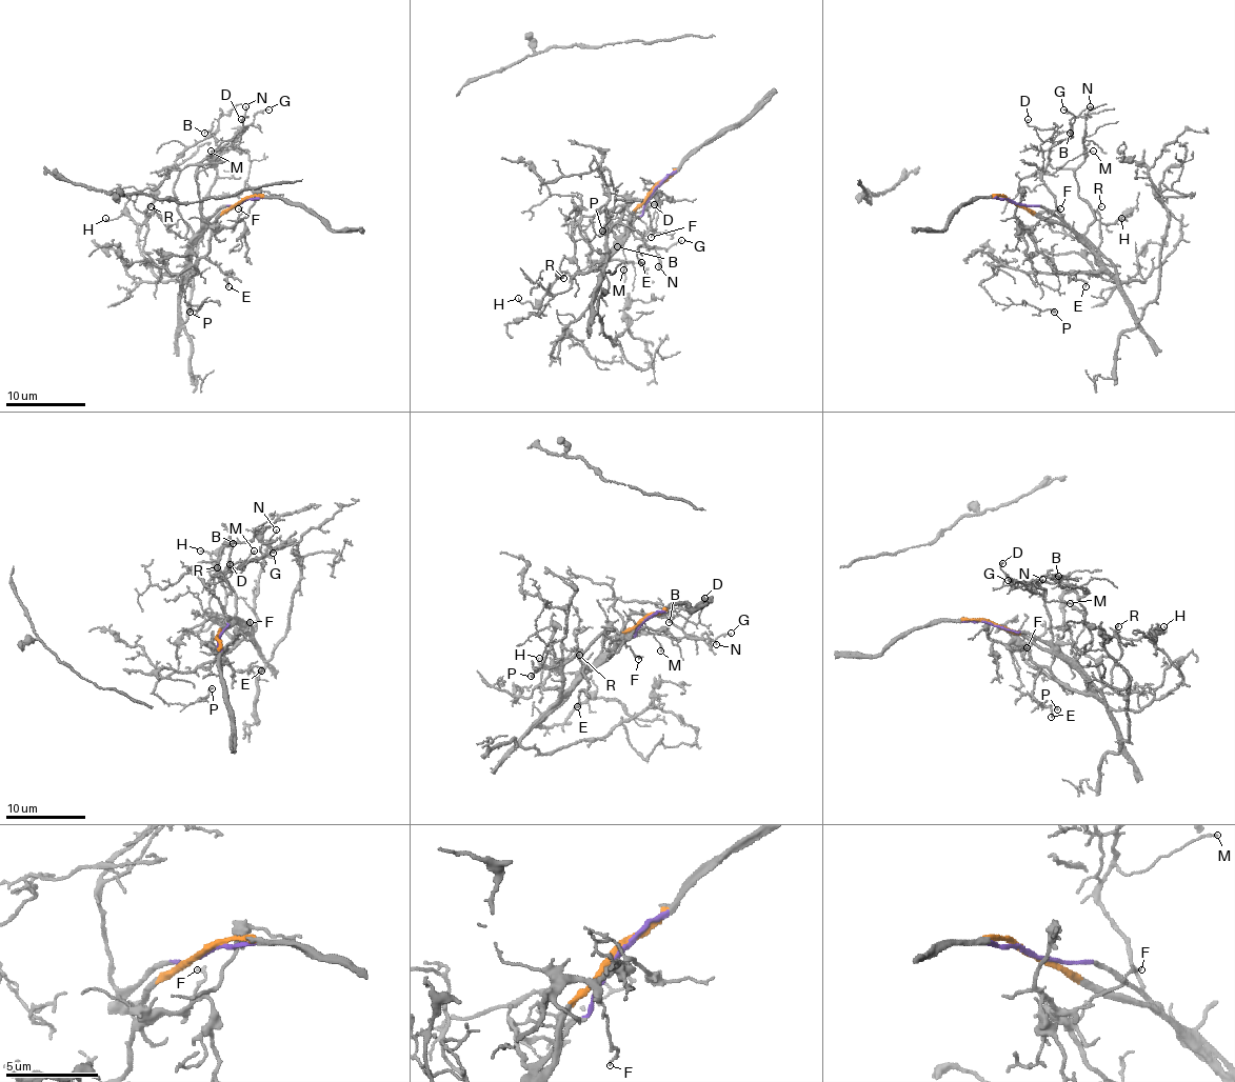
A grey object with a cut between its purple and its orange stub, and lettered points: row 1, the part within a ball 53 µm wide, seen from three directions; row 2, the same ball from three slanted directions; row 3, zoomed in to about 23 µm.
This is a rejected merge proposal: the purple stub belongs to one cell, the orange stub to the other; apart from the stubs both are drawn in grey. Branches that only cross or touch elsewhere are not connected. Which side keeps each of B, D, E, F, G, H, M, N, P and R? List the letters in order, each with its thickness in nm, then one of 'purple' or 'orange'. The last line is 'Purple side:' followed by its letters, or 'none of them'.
B: calibre 70 nm; purple
D: calibre 120 nm; purple
E: calibre 130 nm; orange
F: calibre 130 nm; orange
G: calibre 100 nm; purple
H: calibre 130 nm; orange
M: calibre 130 nm; purple
N: calibre 70 nm; purple
P: calibre 170 nm; orange
R: calibre 100 nm; orange
Purple side: B, D, G, M, N

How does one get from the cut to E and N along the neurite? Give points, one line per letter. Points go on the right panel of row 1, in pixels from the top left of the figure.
E: (1013, 202), (1038, 219), (1064, 224), (1089, 248), (1096, 271), (1060, 273), (1047, 258), (1051, 268), (1084, 286)
N: (1013, 202), (1040, 204), (1058, 215), (1042, 171), (1049, 151), (1067, 139), (1071, 121), (1091, 106)

